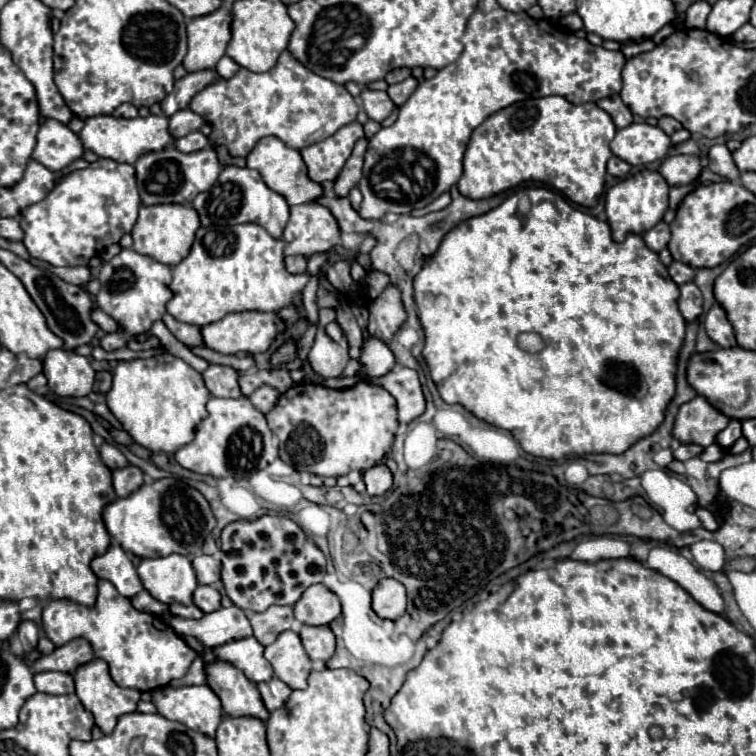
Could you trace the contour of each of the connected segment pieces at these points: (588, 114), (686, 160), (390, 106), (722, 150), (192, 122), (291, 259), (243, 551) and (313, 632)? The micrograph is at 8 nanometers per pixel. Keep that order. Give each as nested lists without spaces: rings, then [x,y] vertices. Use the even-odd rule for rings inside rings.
[[[546,96],[546,98],[530,98],[524,102],[516,102],[492,116],[488,116],[472,134],[468,150],[464,154],[464,174],[458,182],[458,190],[466,198],[482,200],[522,182],[542,182],[544,186],[562,192],[566,198],[580,206],[596,206],[604,192],[604,176],[606,162],[610,160],[610,140],[616,134],[616,126],[612,118],[600,110],[596,104],[570,104],[562,96]]]
[[[690,154],[668,156],[660,166],[660,174],[666,178],[670,186],[690,184],[700,176],[700,172],[702,172],[702,164],[698,156],[690,156]]]
[[[364,88],[360,98],[362,98],[364,112],[368,114],[368,118],[372,118],[376,122],[386,120],[394,110],[394,102],[388,98],[386,92],[374,92],[374,90]]]
[[[724,144],[712,146],[710,152],[708,152],[708,160],[710,160],[708,168],[710,168],[714,174],[718,174],[718,176],[722,176],[722,178],[726,178],[726,180],[730,180],[730,182],[734,182],[734,180],[740,178],[740,172],[738,172],[738,168],[734,166],[732,154],[730,154],[730,150],[728,150]]]
[[[188,108],[178,110],[174,116],[170,116],[170,132],[174,134],[174,138],[186,136],[194,130],[200,130],[204,124],[206,124],[206,120]]]
[[[286,256],[284,262],[286,262],[288,272],[292,272],[292,274],[306,272],[306,266],[308,266],[308,260],[304,256]]]
[[[266,514],[256,520],[230,522],[222,530],[220,550],[226,596],[242,610],[262,612],[272,604],[294,606],[304,588],[322,582],[326,574],[322,550],[288,516]]]
[[[300,626],[300,638],[302,644],[312,660],[328,660],[334,654],[334,634],[328,626]]]

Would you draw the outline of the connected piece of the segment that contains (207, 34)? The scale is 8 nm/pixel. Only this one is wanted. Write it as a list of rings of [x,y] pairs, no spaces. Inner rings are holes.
[[[220,6],[218,10],[192,18],[188,22],[188,54],[184,56],[184,68],[196,72],[202,68],[216,68],[218,60],[226,54],[230,42],[232,10]]]

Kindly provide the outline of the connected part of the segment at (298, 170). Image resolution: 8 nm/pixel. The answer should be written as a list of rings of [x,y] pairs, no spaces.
[[[266,136],[262,138],[252,152],[246,156],[246,164],[254,170],[258,170],[262,174],[262,180],[266,182],[266,186],[270,186],[274,192],[282,194],[288,204],[302,204],[302,202],[312,202],[316,196],[322,194],[322,186],[316,182],[310,182],[310,178],[306,178],[306,166],[300,158],[300,152],[286,146],[280,138],[276,136]]]

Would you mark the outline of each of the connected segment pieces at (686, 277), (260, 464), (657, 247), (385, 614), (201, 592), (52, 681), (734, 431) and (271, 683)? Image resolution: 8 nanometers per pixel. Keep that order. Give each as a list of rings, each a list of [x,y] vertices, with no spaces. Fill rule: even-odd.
[[[672,262],[672,264],[668,266],[668,272],[670,272],[672,280],[674,280],[678,286],[682,286],[682,284],[686,284],[686,282],[692,282],[694,276],[696,276],[696,272],[694,272],[690,266],[686,266],[684,262]]]
[[[210,398],[208,416],[196,426],[192,442],[174,452],[176,462],[196,474],[212,478],[250,478],[278,456],[278,440],[268,428],[266,416],[248,398]]]
[[[658,222],[652,230],[648,230],[648,232],[644,234],[644,242],[646,242],[648,248],[654,250],[654,252],[664,250],[664,248],[668,246],[668,242],[670,242],[670,226],[668,226],[666,222]]]
[[[384,578],[372,590],[372,610],[384,620],[396,620],[406,610],[404,586],[394,578]]]
[[[200,584],[194,590],[194,604],[202,610],[202,612],[214,612],[220,608],[220,592],[214,590],[212,586],[204,586]]]
[[[54,670],[36,672],[34,684],[38,692],[46,692],[46,694],[72,694],[74,692],[72,674],[68,672],[54,672]]]
[[[730,420],[730,424],[716,436],[716,444],[724,450],[728,450],[738,438],[742,436],[742,426],[738,420]]]
[[[276,676],[272,678],[272,680],[268,680],[268,682],[260,682],[258,684],[258,692],[262,694],[262,702],[264,702],[264,706],[266,706],[266,710],[268,712],[274,712],[276,708],[280,708],[284,702],[286,702],[286,698],[290,696],[290,686],[288,684],[284,684],[282,680],[278,680]]]

